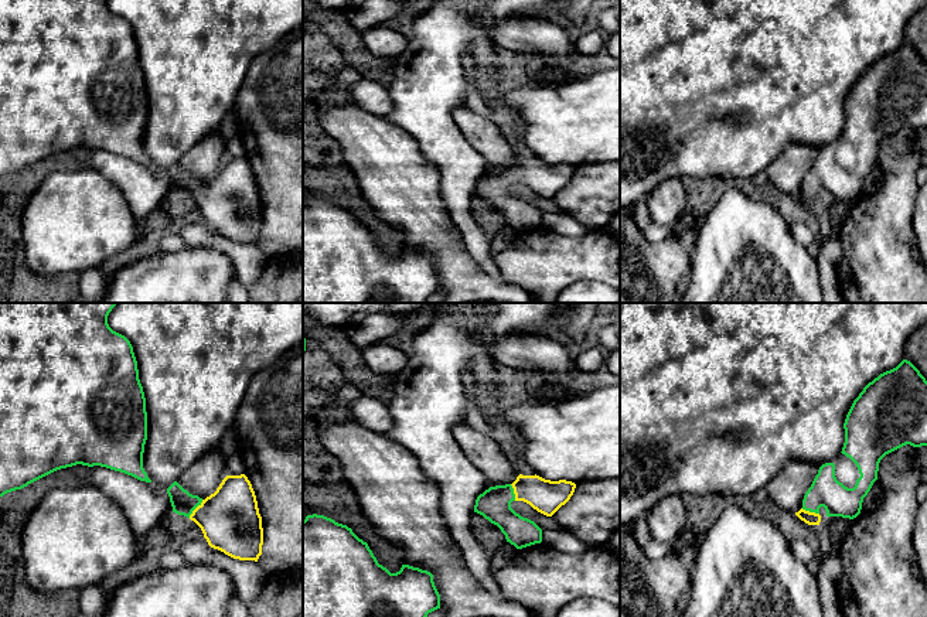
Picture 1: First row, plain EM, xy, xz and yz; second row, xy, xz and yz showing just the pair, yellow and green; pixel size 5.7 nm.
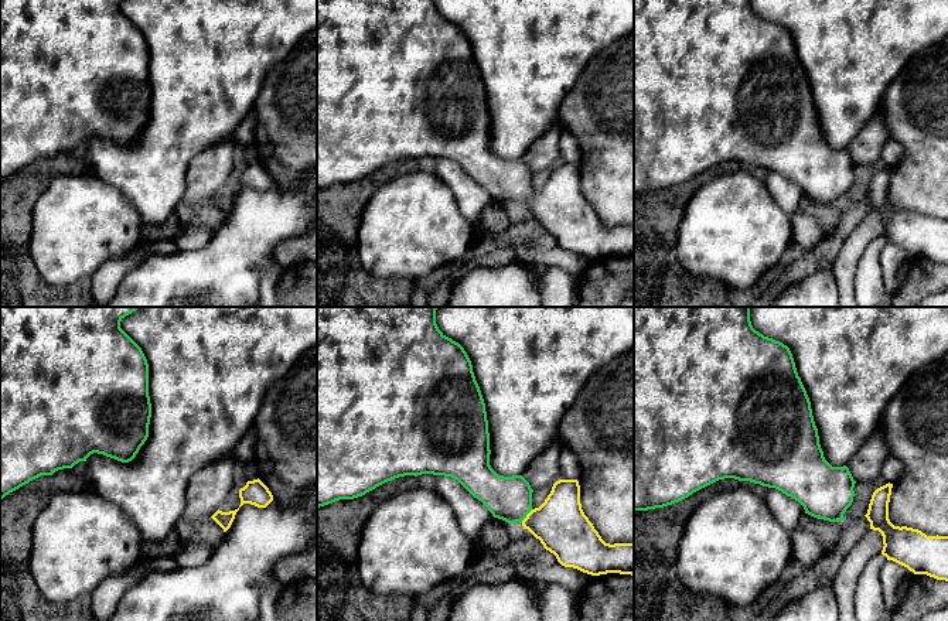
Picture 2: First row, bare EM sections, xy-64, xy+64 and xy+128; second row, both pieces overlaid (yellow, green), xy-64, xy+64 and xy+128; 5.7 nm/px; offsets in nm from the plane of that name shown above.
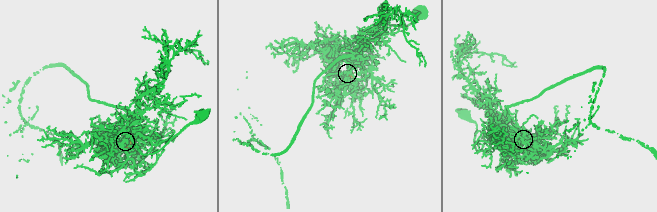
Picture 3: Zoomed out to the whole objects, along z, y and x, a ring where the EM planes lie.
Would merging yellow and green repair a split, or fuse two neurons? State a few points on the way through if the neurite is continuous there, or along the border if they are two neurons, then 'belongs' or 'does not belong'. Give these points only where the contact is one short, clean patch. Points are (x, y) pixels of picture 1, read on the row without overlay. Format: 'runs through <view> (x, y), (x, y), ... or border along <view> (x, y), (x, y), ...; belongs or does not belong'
runs through xy (229, 203), (196, 191), (183, 186); belongs

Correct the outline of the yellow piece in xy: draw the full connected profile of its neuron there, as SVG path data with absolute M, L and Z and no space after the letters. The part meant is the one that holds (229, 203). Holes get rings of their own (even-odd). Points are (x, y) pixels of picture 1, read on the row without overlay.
M245 157L226 158L205 183L190 177L177 164L167 177L173 195L194 204L211 231L234 242L258 245L263 228L262 200Z

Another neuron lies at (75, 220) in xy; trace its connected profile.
M89 167L47 175L21 215L25 260L41 276L99 267L140 232L122 191Z

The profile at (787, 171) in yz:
M802 144L787 146L780 156L764 170L767 184L777 192L785 195L798 195L802 191L802 183L811 170L819 149Z

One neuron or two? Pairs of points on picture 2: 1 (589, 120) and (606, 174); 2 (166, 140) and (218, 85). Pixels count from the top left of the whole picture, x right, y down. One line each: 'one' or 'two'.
1: one
2: one

